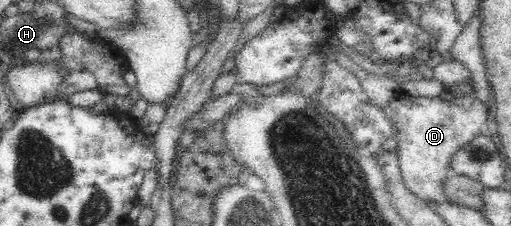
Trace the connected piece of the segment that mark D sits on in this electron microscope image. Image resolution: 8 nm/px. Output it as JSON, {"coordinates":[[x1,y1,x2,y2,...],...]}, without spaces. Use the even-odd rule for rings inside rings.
{"coordinates":[[399,93,383,110,393,122,393,144,399,152,399,164,405,186,426,202,451,203,443,185,451,177,452,160,459,149,485,132,492,107,475,96,455,100,449,97,413,97]]}

